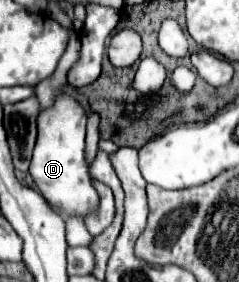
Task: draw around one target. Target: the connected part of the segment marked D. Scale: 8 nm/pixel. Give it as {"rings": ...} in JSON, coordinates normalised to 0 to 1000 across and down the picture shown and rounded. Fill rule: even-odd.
{"rings":[[[243,333],[209,383],[159,404],[159,489],[126,582],[126,617],[176,695],[243,730],[276,766],[360,766],[402,738],[410,695],[385,667],[377,617],[351,574],[351,489],[360,489],[360,390],[301,333]]]}

